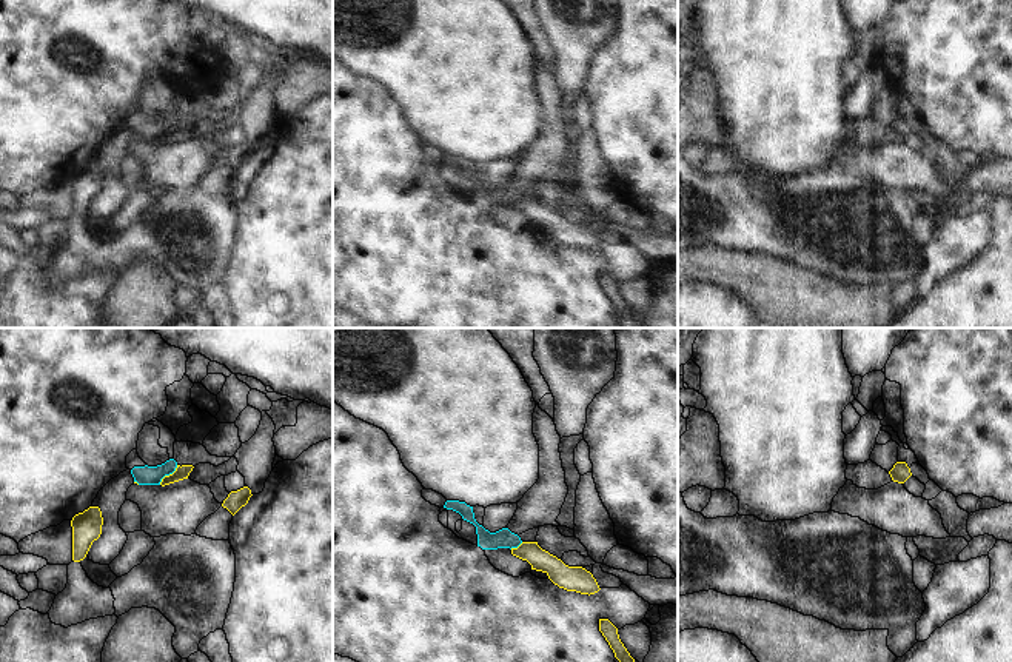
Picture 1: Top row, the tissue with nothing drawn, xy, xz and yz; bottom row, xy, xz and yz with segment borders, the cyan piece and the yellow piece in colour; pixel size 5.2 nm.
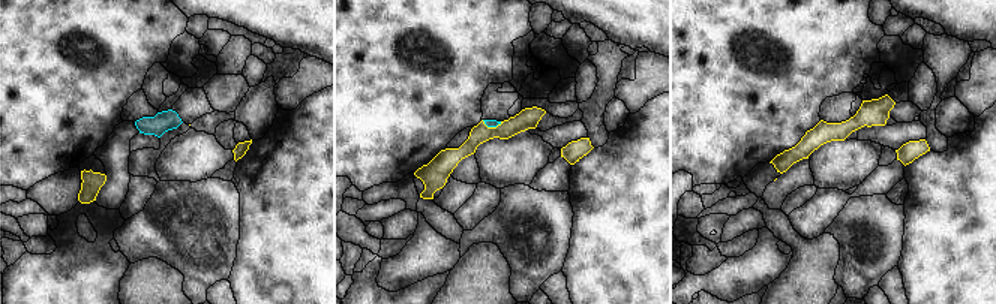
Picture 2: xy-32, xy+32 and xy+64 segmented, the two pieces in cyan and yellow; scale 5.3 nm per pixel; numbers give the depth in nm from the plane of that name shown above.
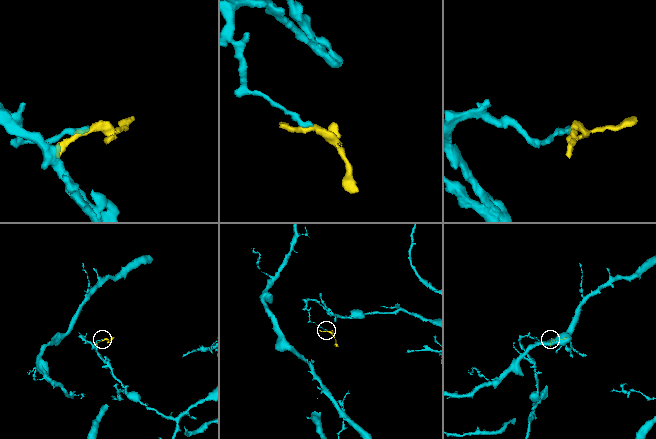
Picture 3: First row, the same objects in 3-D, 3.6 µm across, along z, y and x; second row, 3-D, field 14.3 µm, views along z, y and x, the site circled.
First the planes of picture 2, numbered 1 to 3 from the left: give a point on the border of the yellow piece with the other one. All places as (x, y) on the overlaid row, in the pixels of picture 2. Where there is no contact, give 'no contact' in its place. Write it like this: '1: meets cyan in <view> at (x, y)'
1: no contact
2: meets cyan in xy+32 at (492, 126)
3: no contact

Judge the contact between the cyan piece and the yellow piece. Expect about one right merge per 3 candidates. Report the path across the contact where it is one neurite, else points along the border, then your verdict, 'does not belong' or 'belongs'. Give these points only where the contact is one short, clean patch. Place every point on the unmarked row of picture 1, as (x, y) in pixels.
along xy (177, 120), (159, 139) | does not belong

